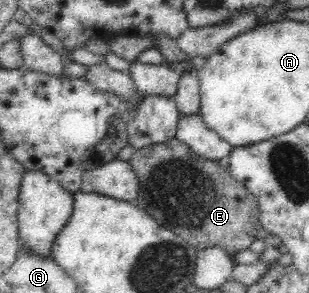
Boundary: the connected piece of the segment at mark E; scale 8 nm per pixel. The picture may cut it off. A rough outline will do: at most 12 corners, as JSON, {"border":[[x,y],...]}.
{"border":[[174,136],[135,149],[136,204],[233,259],[256,196]]}

